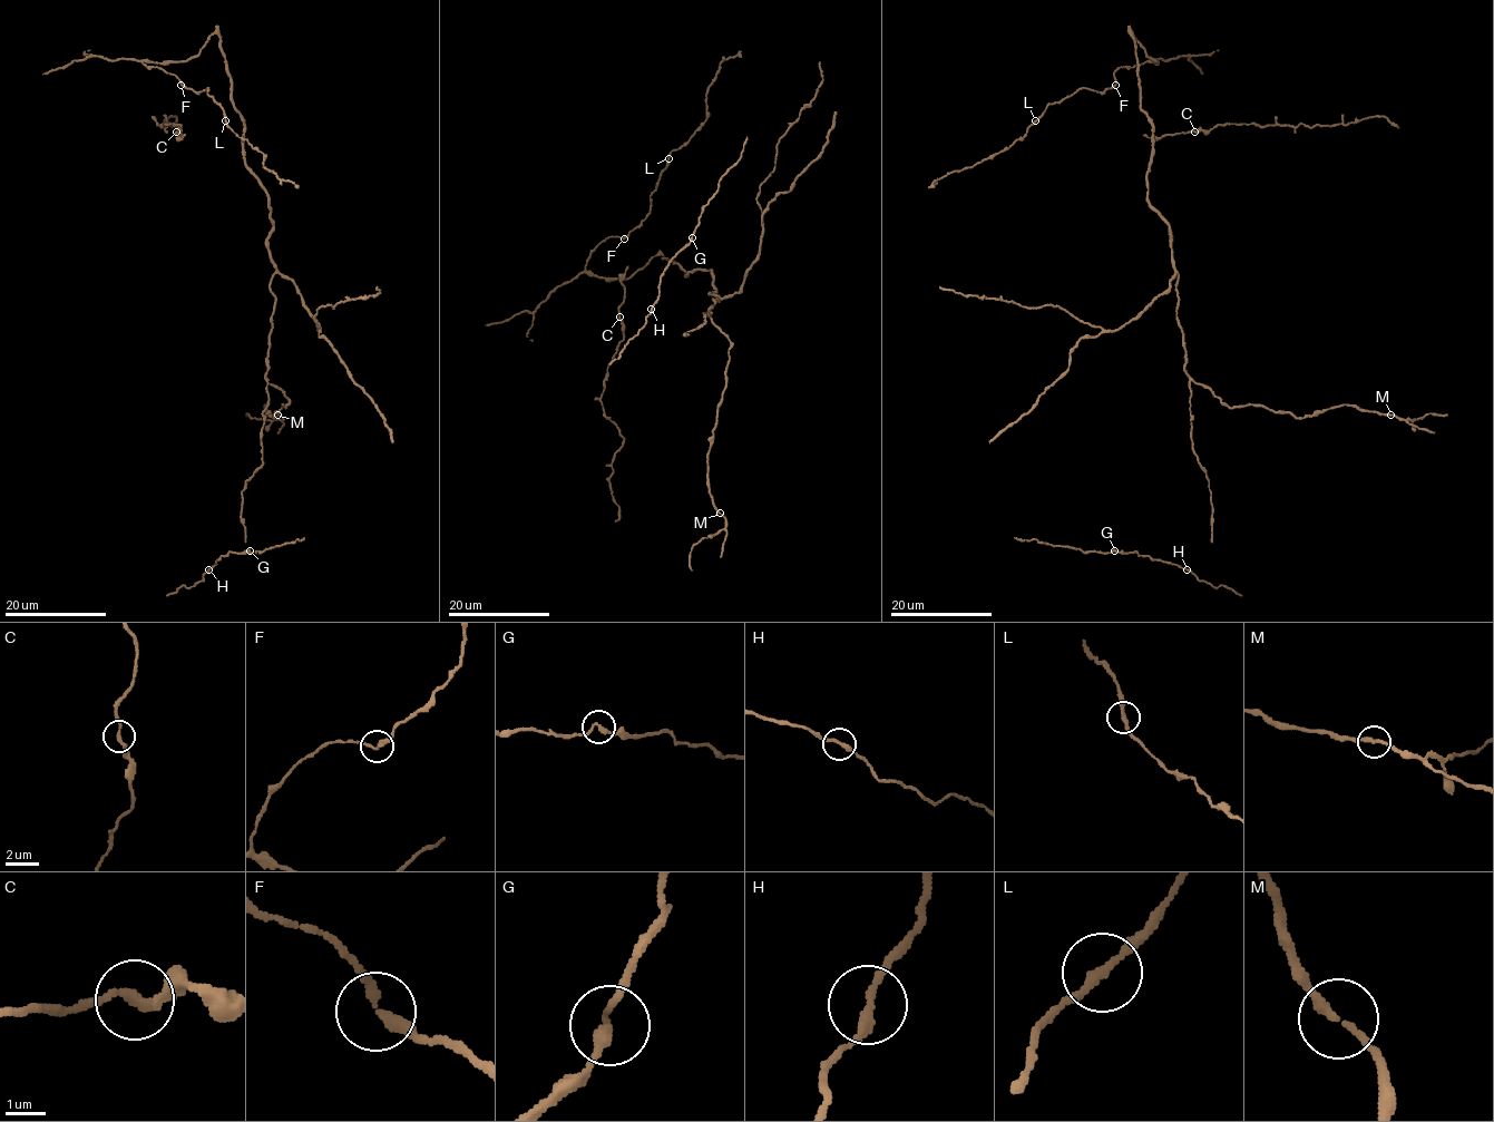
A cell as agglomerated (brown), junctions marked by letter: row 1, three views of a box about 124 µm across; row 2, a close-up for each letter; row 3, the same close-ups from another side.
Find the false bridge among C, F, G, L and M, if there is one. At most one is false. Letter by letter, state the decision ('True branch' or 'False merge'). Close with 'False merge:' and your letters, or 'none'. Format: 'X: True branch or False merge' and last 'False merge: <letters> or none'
C: True branch
F: True branch
G: True branch
L: True branch
M: True branch
False merge: none

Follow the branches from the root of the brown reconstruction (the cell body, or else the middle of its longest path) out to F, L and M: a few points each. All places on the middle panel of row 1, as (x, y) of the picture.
F: (694, 270), (686, 275), (655, 255), (626, 279), (585, 271), (599, 243), (624, 238)
L: (694, 270), (686, 275), (655, 255), (626, 279), (585, 271), (599, 243), (624, 238), (646, 216), (667, 158)
M: (694, 270), (711, 270), (719, 300), (709, 314), (732, 344), (706, 456), (720, 513)

